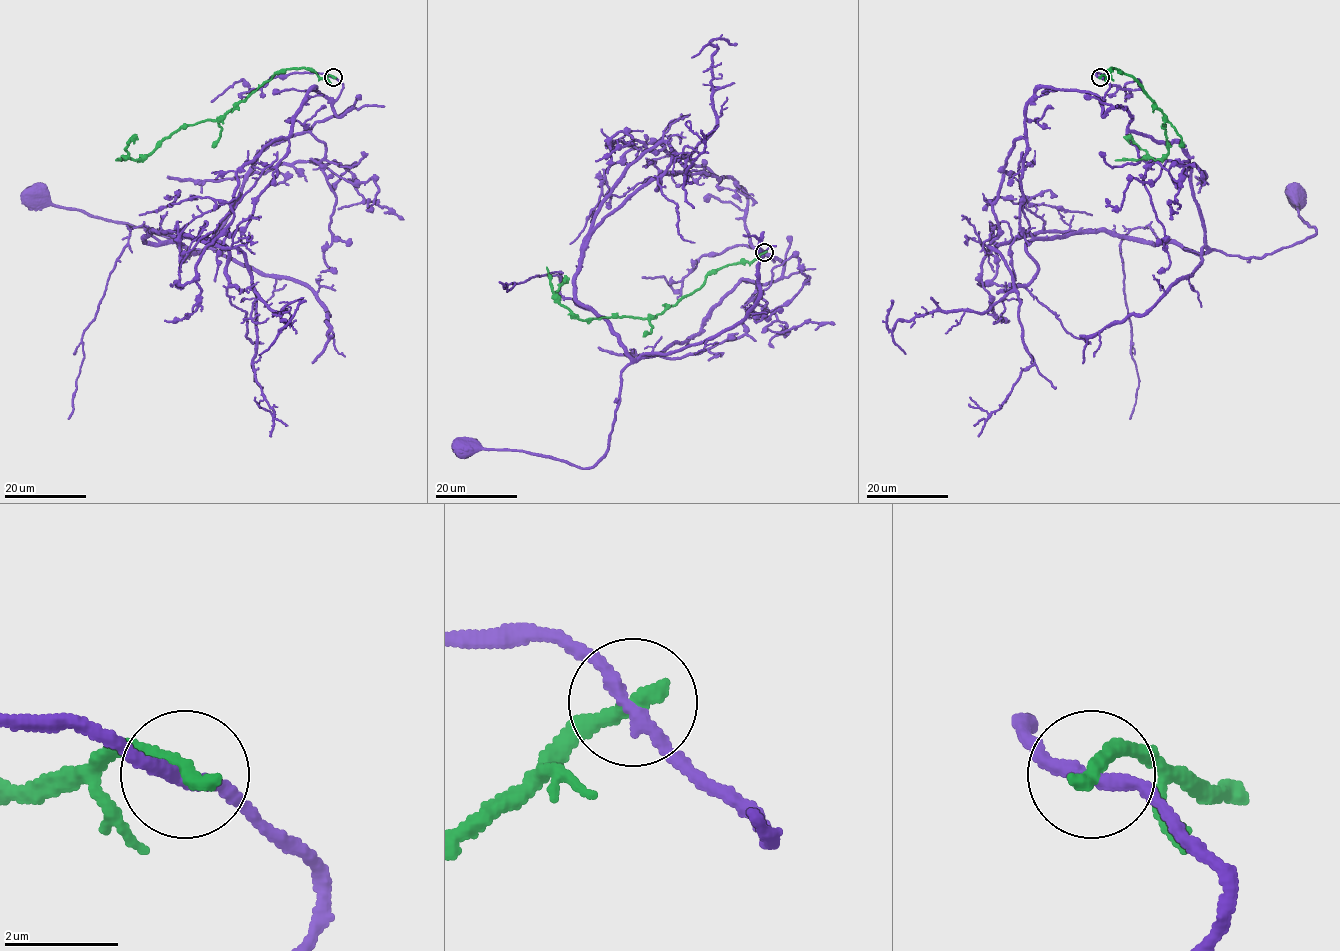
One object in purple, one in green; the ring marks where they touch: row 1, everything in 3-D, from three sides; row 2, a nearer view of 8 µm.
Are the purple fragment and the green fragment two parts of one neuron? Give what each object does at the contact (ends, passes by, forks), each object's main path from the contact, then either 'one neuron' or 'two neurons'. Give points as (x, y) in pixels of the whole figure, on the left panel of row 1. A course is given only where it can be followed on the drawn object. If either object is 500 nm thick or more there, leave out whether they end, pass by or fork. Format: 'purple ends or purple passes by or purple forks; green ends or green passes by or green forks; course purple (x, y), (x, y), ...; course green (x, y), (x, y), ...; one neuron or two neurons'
purple passes by; green ends; course purple (333, 77), (343, 89), (332, 111), (353, 108), (271, 142), (227, 220), (189, 258), (145, 227), (35, 192); course green (333, 77), (321, 78), (304, 68), (280, 69), (215, 120), (182, 125), (152, 152), (136, 160), (115, 160); two neurons

